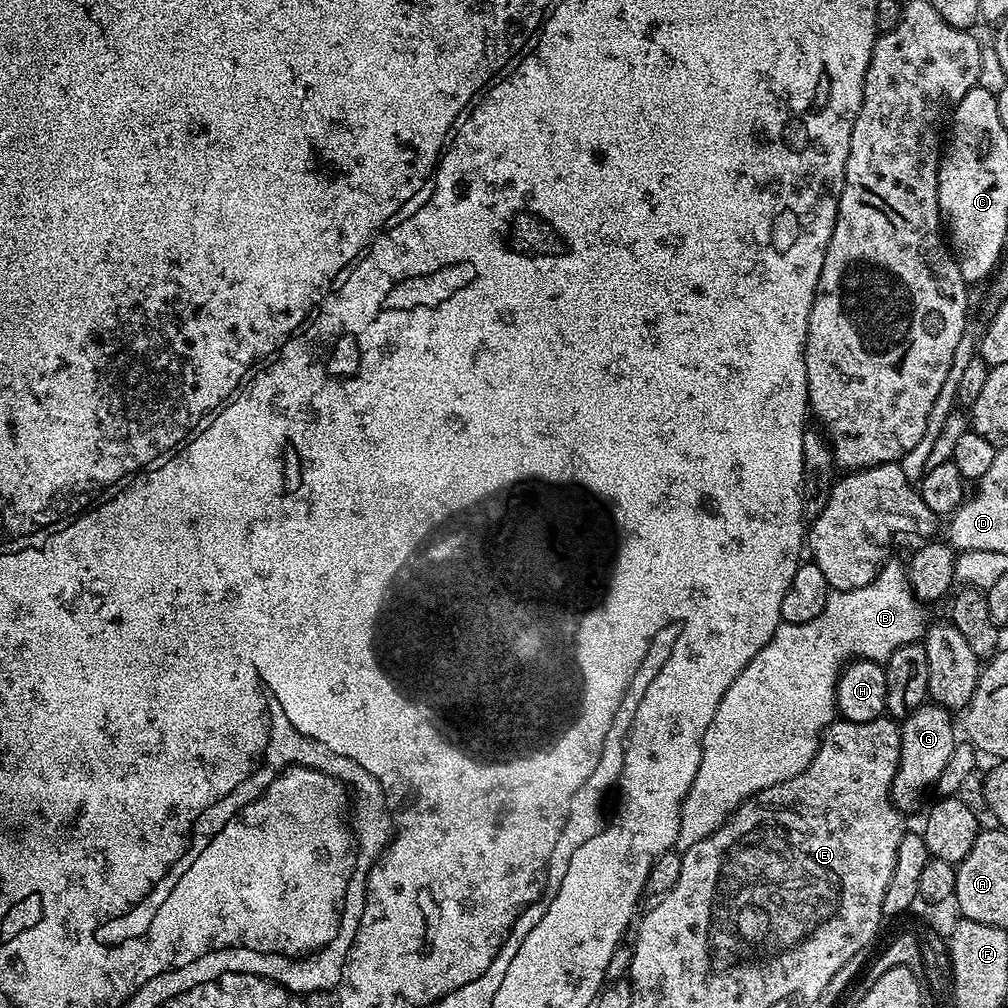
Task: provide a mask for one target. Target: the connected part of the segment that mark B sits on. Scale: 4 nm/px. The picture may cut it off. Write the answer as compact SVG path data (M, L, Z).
M889 562L870 586L845 592L829 591L826 606L822 606L822 614L818 614L818 618L801 624L781 622L770 642L766 642L766 646L754 654L746 670L734 678L730 690L726 690L718 702L718 710L714 710L714 718L702 742L698 774L694 774L694 782L680 808L675 847L683 850L694 846L694 842L702 842L702 838L720 827L745 800L778 782L786 782L786 778L794 778L794 774L802 774L815 758L824 731L837 719L836 683L845 664L853 660L883 662L898 650L898 646L923 641L930 627L924 608L925 605L912 593L905 565Z

